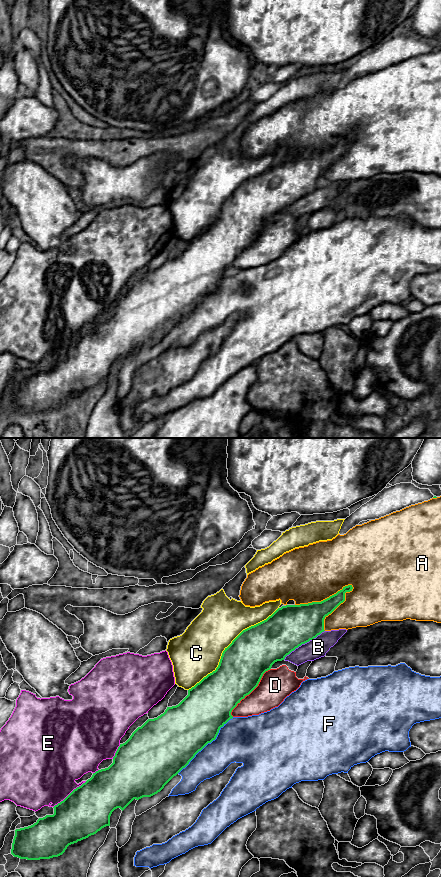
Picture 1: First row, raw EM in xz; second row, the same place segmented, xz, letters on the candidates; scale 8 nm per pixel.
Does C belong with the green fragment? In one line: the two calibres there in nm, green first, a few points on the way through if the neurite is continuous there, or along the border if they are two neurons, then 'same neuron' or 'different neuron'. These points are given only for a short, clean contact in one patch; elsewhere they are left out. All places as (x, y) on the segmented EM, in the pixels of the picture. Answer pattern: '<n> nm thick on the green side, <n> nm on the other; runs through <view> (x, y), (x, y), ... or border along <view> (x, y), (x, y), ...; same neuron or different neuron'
360 nm thick on the green side, 380 nm on the other; different neuron

